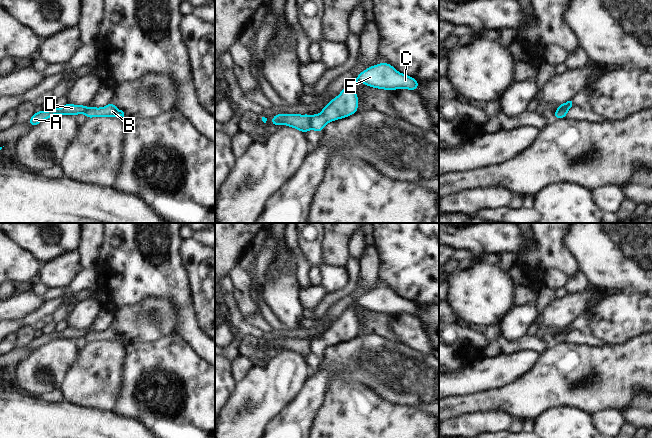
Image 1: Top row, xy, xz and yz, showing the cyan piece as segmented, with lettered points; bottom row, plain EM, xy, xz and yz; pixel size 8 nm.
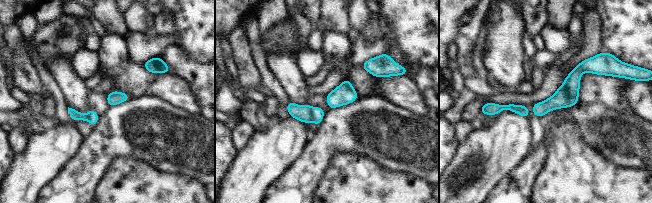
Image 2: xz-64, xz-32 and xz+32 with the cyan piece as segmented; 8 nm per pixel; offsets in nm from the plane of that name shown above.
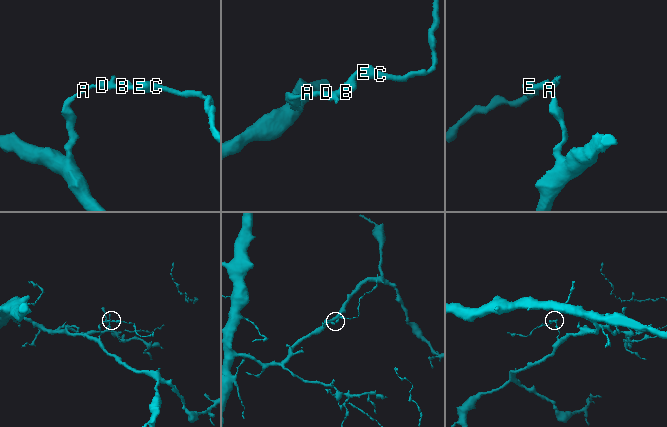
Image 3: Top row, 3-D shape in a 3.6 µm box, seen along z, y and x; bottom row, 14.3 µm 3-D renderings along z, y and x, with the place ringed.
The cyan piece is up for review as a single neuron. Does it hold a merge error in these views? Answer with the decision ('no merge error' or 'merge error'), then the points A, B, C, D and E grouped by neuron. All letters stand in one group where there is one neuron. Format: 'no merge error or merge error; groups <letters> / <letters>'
merge error; groups A D / B C E

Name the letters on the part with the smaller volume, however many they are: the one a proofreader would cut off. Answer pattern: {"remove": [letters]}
{"remove": ["B", "C", "E"]}

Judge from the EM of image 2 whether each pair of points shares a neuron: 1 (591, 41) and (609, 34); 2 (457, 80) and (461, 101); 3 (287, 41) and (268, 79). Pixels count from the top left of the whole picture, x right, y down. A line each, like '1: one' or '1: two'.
1: two
2: one
3: two

